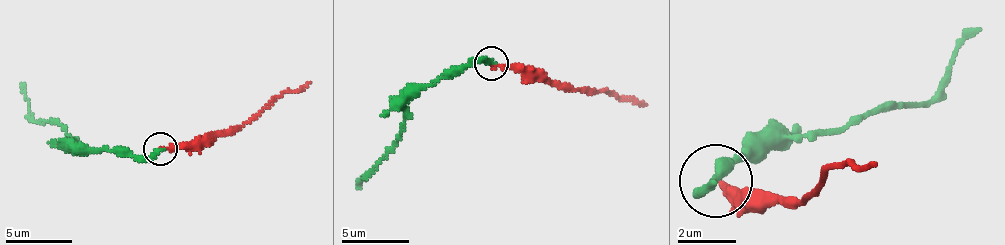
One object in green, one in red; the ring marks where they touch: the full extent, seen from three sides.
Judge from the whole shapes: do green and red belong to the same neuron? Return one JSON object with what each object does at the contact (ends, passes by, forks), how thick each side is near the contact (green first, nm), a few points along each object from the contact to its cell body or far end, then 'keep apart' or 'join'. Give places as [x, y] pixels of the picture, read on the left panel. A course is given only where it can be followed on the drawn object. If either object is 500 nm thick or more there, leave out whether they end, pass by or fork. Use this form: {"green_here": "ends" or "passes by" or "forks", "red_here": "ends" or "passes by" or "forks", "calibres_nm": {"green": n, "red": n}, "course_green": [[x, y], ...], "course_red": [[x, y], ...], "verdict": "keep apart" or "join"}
{"green_here": "ends", "red_here": "ends", "calibres_nm": {"green": 280, "red": 190}, "course_green": [[161, 149], [148, 157], [121, 156], [75, 145], [61, 124], [36, 122], [21, 83]], "course_red": [[161, 148], [212, 144], [243, 126], [285, 92], [298, 92], [310, 82]], "verdict": "keep apart"}

